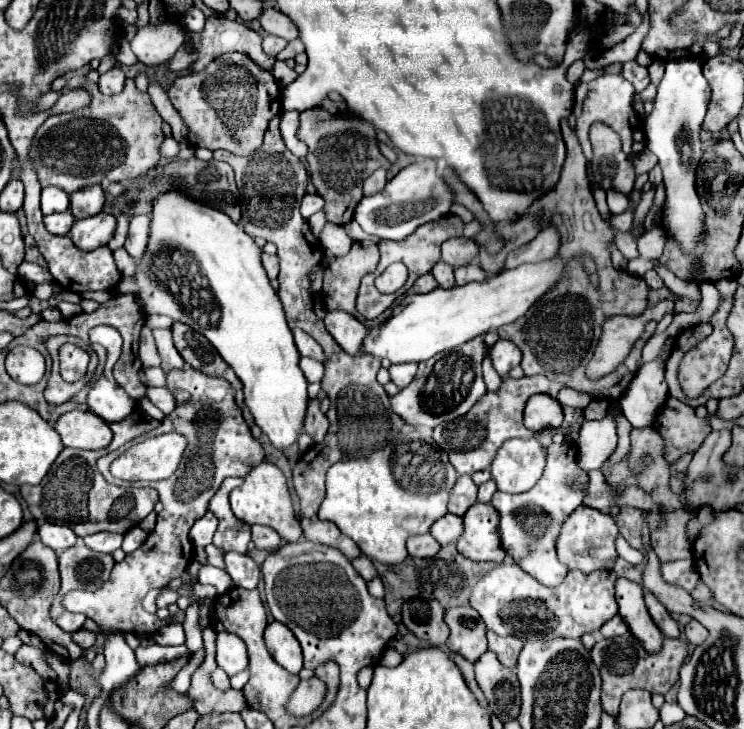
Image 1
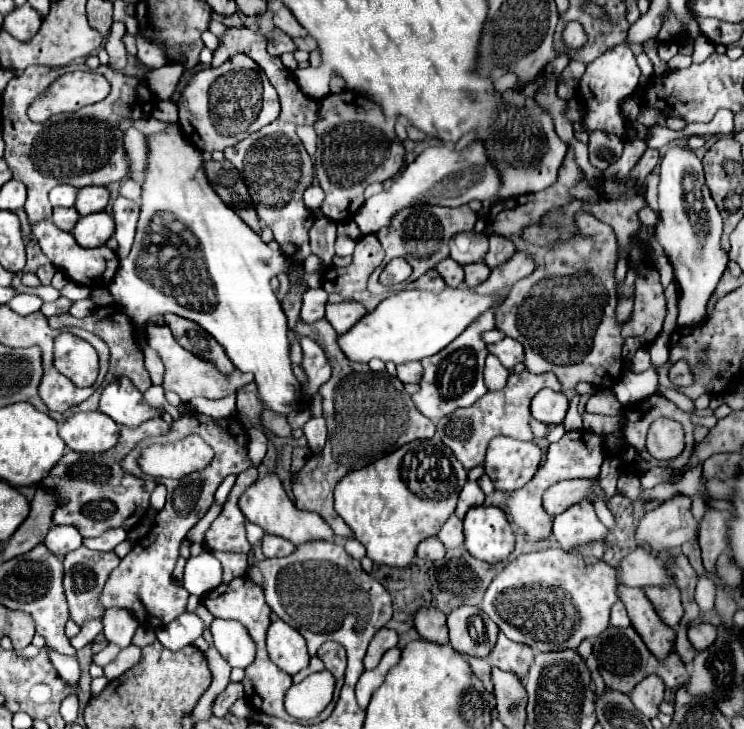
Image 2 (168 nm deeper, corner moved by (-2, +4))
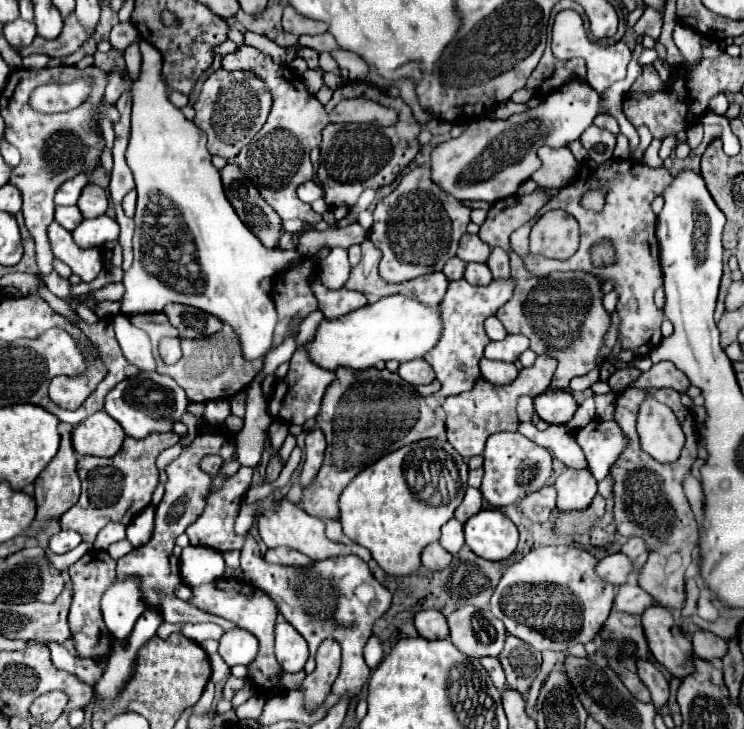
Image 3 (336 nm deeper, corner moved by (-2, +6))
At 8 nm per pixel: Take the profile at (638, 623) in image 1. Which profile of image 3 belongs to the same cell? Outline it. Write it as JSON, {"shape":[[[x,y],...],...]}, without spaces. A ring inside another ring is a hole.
{"shape":[[[650,606],[642,614],[642,626],[650,652],[658,664],[662,664],[672,676],[680,680],[694,672],[694,666],[690,664],[694,658],[692,642],[676,626],[674,616],[668,608]]]}

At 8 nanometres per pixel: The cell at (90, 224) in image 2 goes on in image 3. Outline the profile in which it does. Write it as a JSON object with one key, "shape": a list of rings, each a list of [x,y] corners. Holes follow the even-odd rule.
{"shape":[[[98,216],[92,220],[82,220],[80,226],[72,232],[74,242],[80,248],[100,248],[108,242],[118,240],[120,228],[112,216]]]}

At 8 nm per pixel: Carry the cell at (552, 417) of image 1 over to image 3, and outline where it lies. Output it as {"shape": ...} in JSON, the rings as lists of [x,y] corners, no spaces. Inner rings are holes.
{"shape":[[[550,390],[534,398],[534,408],[544,422],[566,424],[574,416],[578,404],[568,390]]]}

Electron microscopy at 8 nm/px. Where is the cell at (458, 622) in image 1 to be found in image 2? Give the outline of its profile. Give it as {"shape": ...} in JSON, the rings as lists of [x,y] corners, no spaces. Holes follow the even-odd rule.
{"shape":[[[460,606],[448,614],[450,644],[466,656],[486,658],[496,644],[498,626],[478,608]]]}

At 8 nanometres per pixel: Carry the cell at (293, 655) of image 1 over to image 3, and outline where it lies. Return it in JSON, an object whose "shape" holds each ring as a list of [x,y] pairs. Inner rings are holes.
{"shape":[[[288,622],[276,624],[276,660],[284,672],[300,672],[308,660],[308,644]]]}

